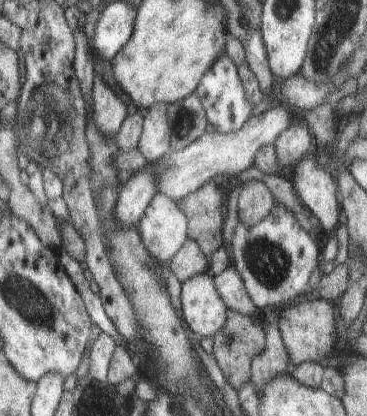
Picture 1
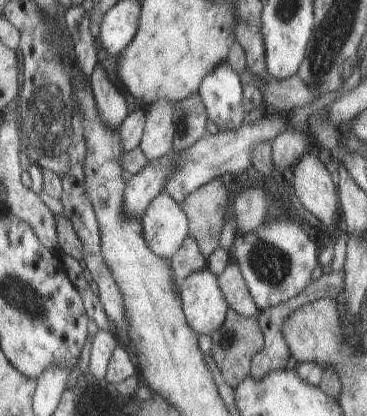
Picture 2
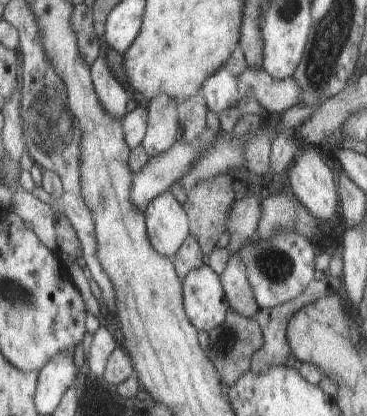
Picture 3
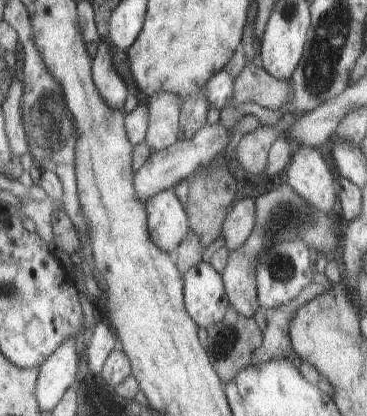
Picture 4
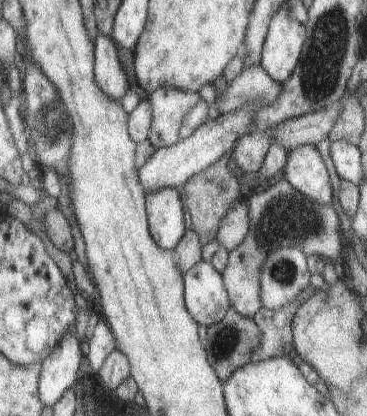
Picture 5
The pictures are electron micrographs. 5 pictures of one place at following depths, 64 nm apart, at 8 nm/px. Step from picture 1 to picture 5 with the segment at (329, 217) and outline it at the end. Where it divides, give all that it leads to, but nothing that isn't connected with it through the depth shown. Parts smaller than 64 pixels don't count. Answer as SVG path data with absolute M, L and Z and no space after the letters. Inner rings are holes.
M297 146L289 152L285 164L285 178L293 188L297 188L297 192L309 196L309 200L331 206L333 190L329 174L315 146Z

